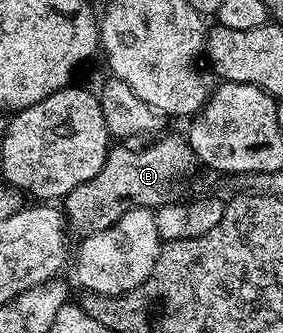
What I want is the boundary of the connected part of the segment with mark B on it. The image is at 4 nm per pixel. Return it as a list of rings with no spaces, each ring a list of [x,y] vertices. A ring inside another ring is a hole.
[[[170,133],[167,137],[159,136],[157,139],[159,141],[154,141],[151,145],[142,145],[146,143],[118,143],[111,148],[107,159],[106,165],[103,167],[100,172],[93,177],[92,179],[88,179],[88,183],[80,183],[80,187],[76,187],[72,193],[69,193],[68,196],[64,199],[64,220],[68,226],[69,232],[71,234],[74,233],[76,235],[75,238],[81,239],[83,237],[87,237],[88,235],[96,235],[100,231],[108,231],[108,227],[112,227],[112,223],[116,223],[123,217],[127,211],[130,209],[149,209],[151,211],[158,208],[160,205],[166,205],[169,201],[181,198],[183,196],[182,193],[182,183],[187,177],[190,177],[194,173],[194,165],[196,166],[196,158],[194,152],[192,151],[192,147],[190,146],[189,140],[185,136],[177,137],[176,134]]]

